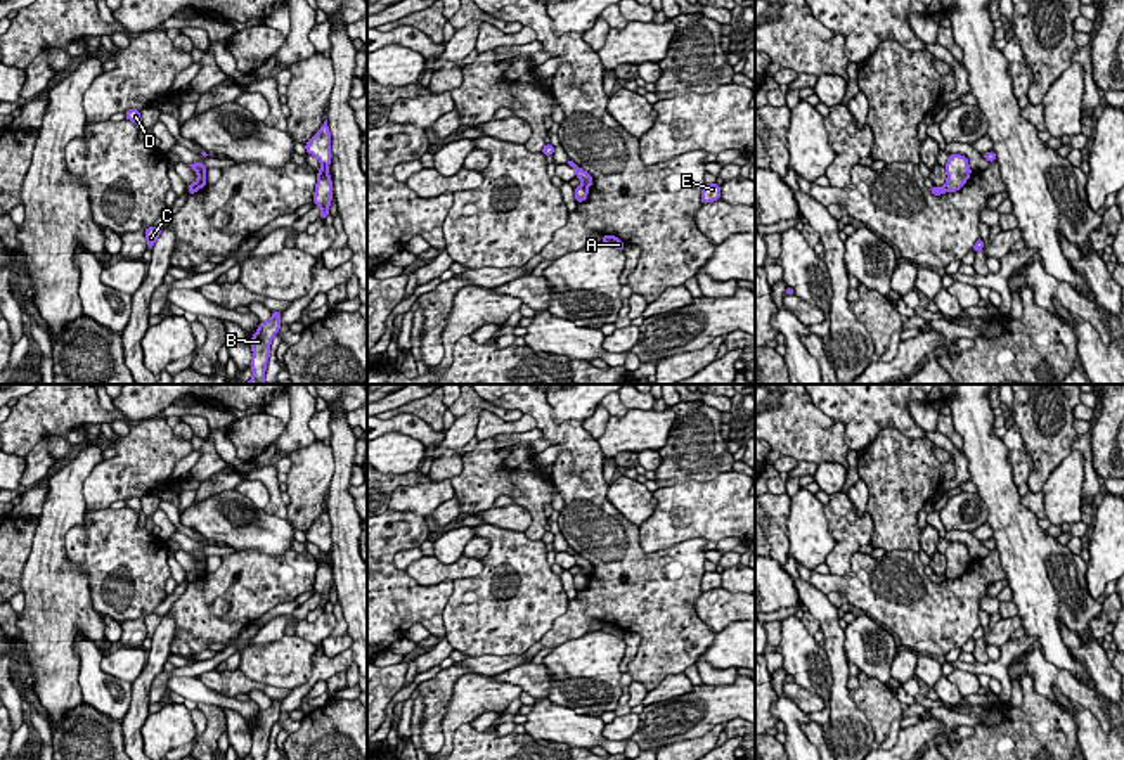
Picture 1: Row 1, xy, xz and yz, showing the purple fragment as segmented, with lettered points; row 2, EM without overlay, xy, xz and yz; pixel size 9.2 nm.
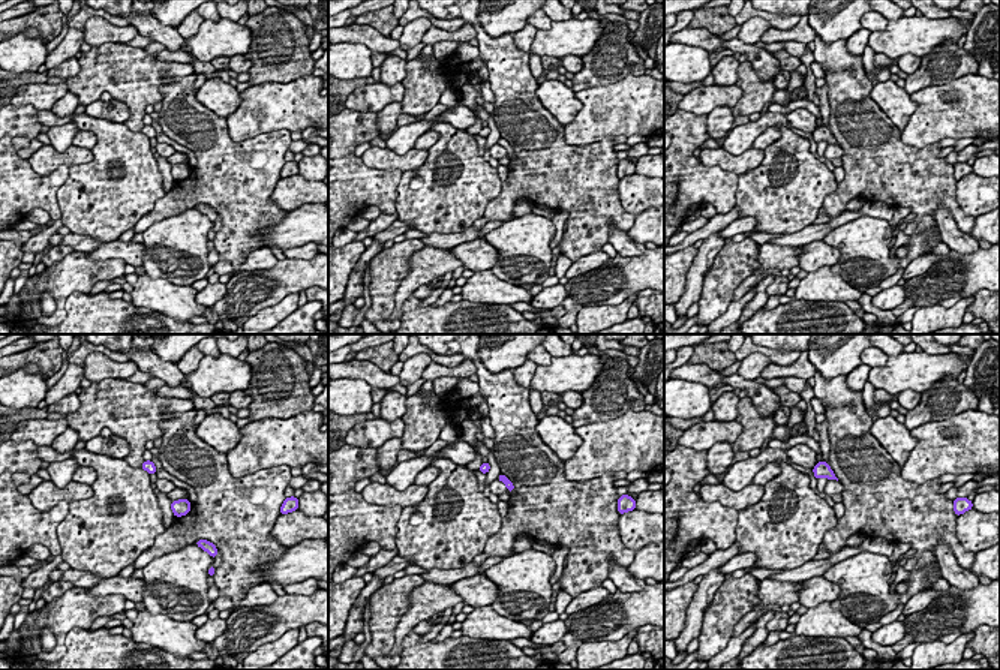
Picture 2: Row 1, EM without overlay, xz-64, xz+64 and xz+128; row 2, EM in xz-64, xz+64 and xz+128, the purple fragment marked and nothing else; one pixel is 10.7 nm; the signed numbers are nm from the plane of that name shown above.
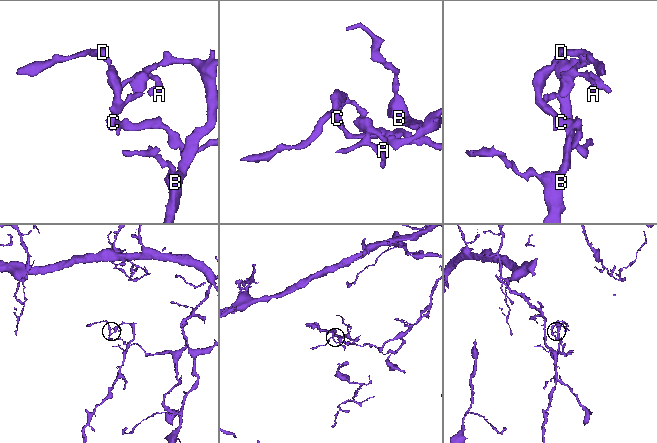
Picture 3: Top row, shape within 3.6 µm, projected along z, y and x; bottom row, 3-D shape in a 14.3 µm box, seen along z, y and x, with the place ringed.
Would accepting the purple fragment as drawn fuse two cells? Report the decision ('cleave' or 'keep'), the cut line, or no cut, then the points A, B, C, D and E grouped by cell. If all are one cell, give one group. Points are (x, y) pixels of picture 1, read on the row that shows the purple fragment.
cleave; cut in xz along (581, 186), (586, 187); A B E / C D

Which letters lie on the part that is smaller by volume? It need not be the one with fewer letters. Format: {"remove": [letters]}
{"remove": ["A", "B", "E"]}

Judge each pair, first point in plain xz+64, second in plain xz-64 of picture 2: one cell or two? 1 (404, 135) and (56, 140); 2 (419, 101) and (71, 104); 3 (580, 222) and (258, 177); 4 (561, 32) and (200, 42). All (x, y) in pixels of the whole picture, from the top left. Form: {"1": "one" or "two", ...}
{"1": "one", "2": "two", "3": "one", "4": "one"}

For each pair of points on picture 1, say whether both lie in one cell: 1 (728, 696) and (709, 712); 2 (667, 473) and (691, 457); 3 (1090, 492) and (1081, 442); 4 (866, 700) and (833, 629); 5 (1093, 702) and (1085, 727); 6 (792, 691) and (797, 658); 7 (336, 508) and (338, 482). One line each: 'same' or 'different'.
1: same
2: same
3: same
4: different
5: different
6: different
7: same

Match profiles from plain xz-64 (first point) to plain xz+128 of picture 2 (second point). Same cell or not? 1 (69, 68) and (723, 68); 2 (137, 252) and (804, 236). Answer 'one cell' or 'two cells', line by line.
1: one cell
2: two cells

